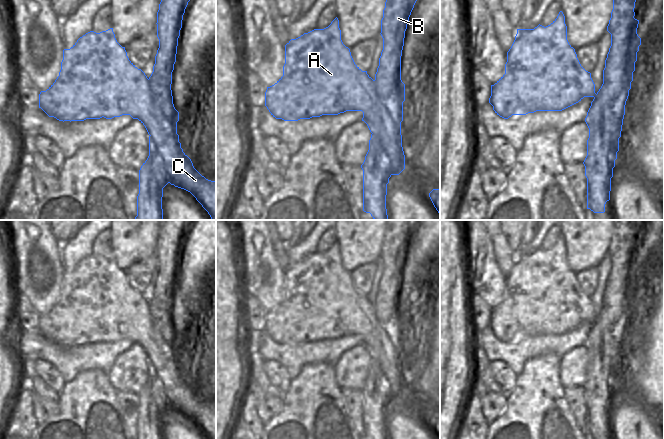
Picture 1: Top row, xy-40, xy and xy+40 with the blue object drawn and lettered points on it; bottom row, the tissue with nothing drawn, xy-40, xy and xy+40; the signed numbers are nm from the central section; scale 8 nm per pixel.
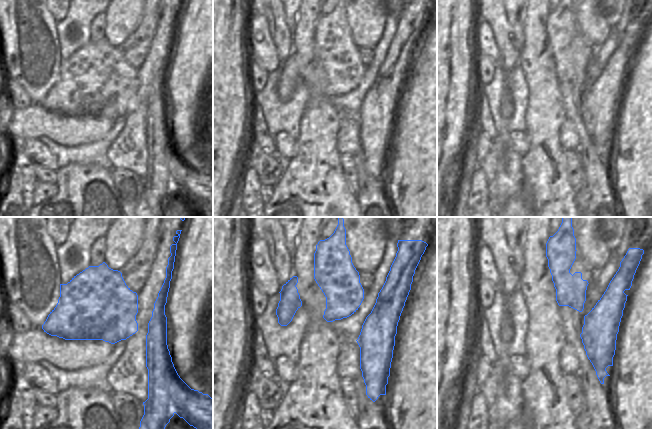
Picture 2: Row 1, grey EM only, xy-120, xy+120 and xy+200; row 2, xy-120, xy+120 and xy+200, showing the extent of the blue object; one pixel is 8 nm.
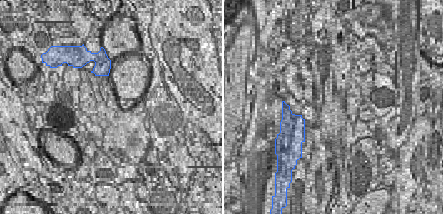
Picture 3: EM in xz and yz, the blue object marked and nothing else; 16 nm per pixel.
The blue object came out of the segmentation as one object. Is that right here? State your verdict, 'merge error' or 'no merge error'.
merge error

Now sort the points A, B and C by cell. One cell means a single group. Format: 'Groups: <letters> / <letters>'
Groups: A C / B.

